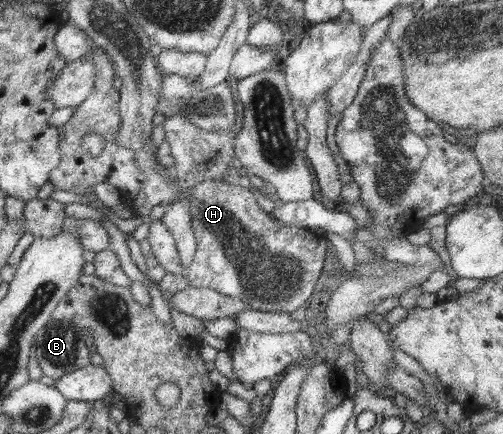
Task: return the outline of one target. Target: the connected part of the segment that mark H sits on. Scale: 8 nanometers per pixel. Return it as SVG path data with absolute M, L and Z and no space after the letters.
M217 179L204 180L200 183L193 191L191 189L186 190L186 195L189 201L189 212L192 216L192 229L194 230L194 235L198 240L198 248L194 259L191 264L187 267L185 272L188 284L191 287L211 289L219 294L229 296L231 298L237 298L247 303L248 308L253 310L259 310L261 312L270 313L283 313L283 312L293 312L303 306L309 300L317 280L319 280L320 272L323 270L323 264L325 264L325 256L327 256L327 238L318 235L314 230L304 229L298 226L287 226L286 224L280 223L273 215L268 212L263 211L255 199L255 194L253 194L251 189L241 187L241 185L233 185L228 183L227 180L218 181Z

